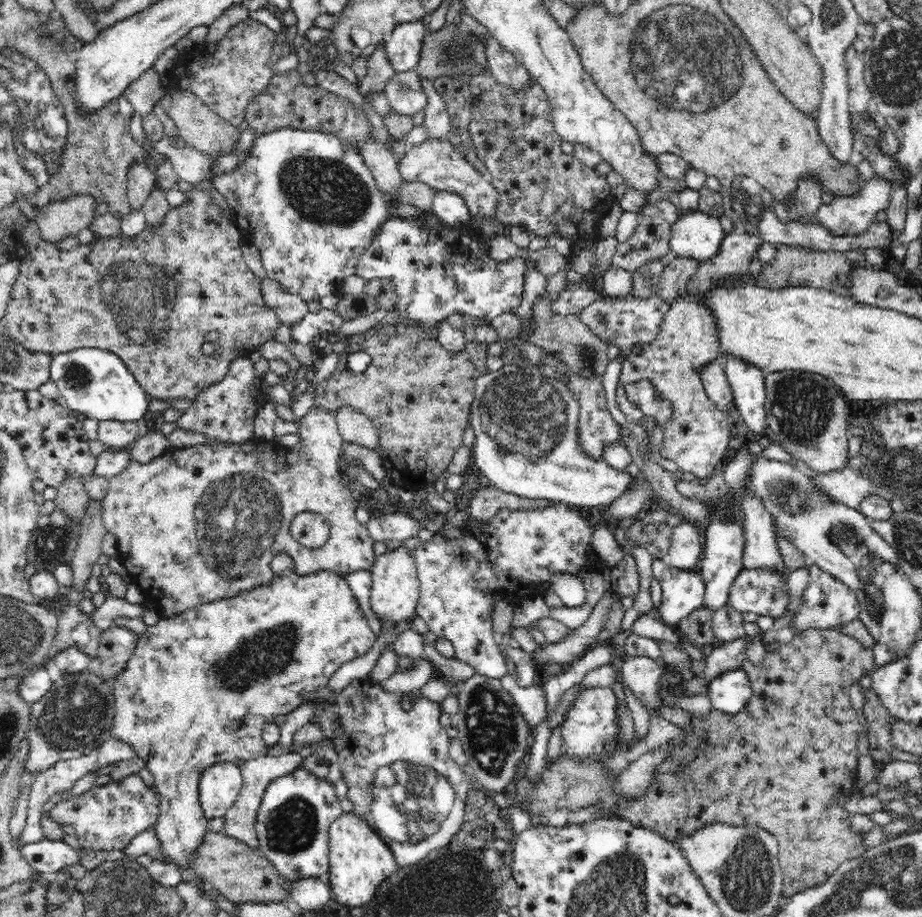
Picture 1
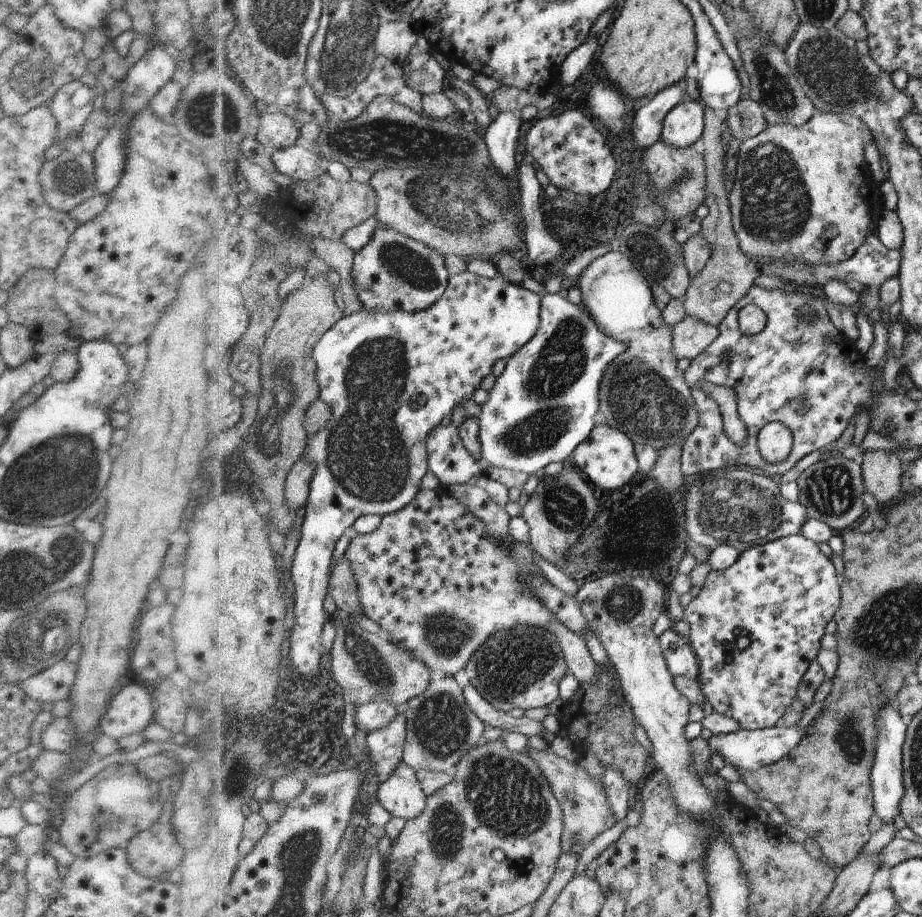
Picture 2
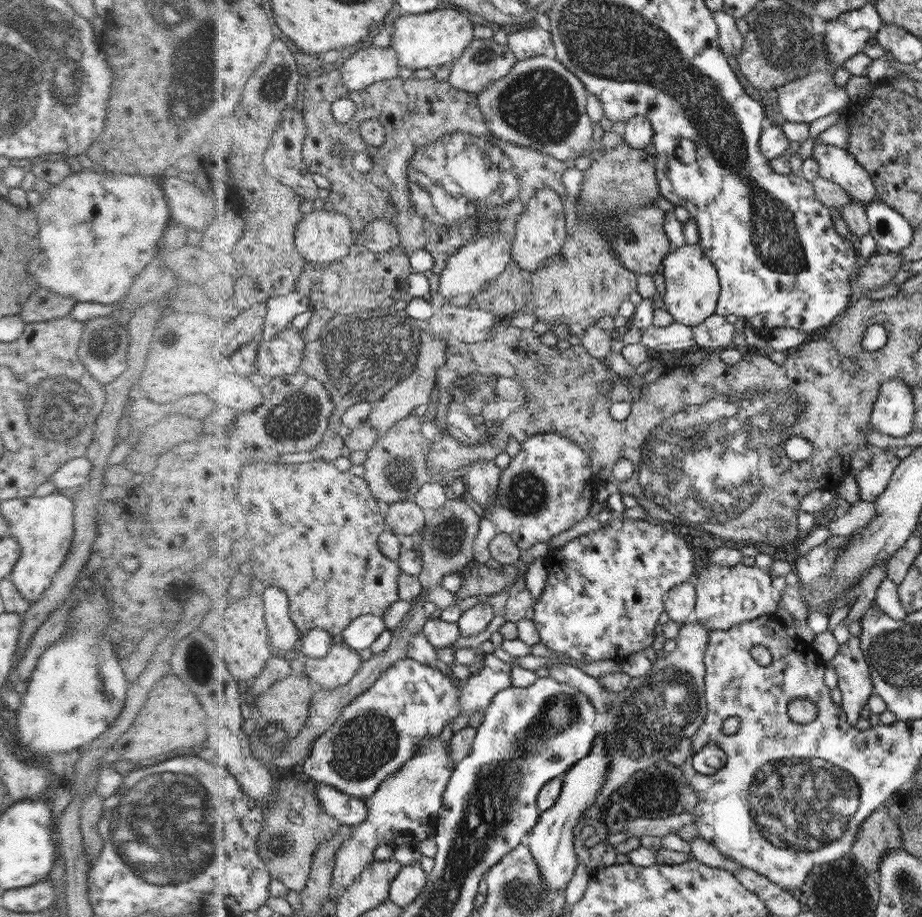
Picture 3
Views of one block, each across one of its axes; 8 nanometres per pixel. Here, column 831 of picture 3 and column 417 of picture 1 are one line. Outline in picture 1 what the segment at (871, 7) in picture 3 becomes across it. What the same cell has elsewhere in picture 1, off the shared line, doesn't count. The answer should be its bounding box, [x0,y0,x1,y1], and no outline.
[385,19,425,73]

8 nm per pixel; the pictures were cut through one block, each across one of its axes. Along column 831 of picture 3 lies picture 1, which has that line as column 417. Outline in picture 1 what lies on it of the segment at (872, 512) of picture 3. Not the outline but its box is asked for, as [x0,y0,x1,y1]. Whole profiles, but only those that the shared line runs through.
[365,514,420,545]

